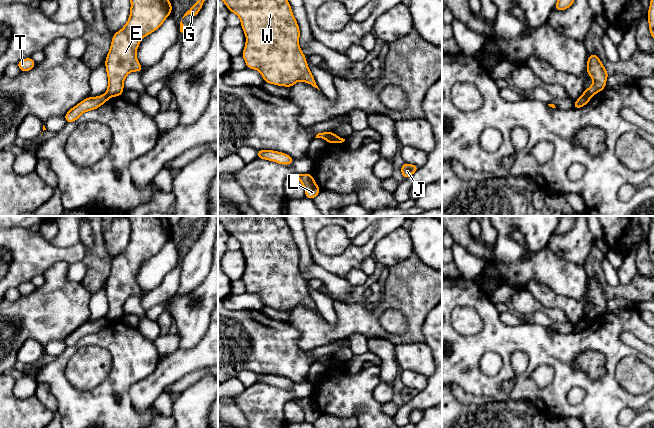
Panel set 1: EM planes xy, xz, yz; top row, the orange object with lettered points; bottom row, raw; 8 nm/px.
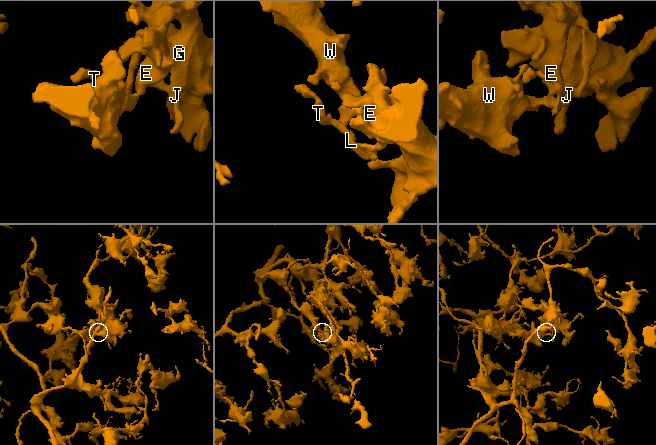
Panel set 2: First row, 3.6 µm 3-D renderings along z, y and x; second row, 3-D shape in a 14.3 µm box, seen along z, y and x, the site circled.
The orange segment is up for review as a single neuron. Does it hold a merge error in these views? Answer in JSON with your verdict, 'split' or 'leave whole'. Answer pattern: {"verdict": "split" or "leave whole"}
{"verdict": "split"}

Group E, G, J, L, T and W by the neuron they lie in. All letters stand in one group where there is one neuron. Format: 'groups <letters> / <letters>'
groups E G J L T / W

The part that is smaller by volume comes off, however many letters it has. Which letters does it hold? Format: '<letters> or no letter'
W

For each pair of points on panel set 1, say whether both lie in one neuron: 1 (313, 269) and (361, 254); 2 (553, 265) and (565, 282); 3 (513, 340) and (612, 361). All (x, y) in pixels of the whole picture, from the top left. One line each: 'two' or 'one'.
1: two
2: one
3: one

